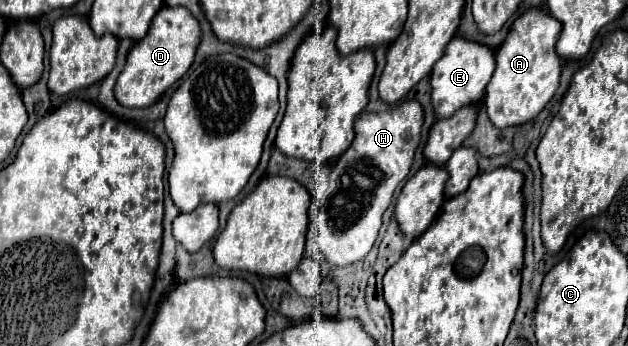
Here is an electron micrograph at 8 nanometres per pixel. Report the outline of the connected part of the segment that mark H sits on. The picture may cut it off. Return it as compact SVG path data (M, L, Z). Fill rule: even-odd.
M416 99L404 101L396 109L362 113L356 119L356 137L338 157L330 173L330 193L320 203L320 211L312 221L318 249L330 265L352 265L362 261L372 249L392 195L410 173L414 151L420 145L422 123L424 111Z

